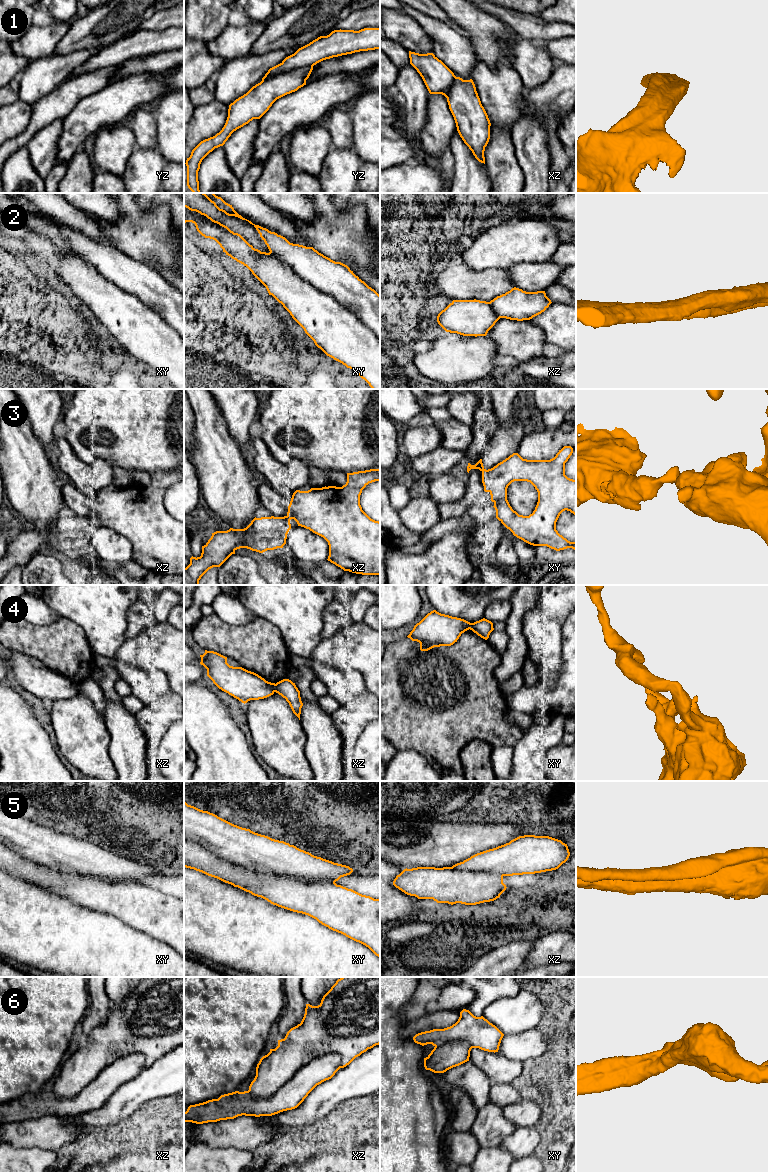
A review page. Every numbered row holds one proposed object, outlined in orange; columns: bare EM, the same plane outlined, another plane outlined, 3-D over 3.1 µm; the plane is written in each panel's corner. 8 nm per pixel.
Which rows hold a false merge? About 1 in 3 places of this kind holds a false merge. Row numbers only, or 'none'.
1, 3, 4

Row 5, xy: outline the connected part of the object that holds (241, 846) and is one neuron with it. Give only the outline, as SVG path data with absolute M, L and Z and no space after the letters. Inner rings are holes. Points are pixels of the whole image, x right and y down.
M184 801L184 867L217 878L278 907L308 915L365 945L380 958L380 899L335 883L353 872L349 866L239 827Z

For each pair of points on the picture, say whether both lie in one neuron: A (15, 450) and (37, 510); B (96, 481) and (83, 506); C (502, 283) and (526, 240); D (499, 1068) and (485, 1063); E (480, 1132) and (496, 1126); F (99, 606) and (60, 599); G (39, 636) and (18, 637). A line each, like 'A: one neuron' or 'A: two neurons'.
A: one neuron
B: two neurons
C: two neurons
D: one neuron
E: one neuron
F: one neuron
G: one neuron

